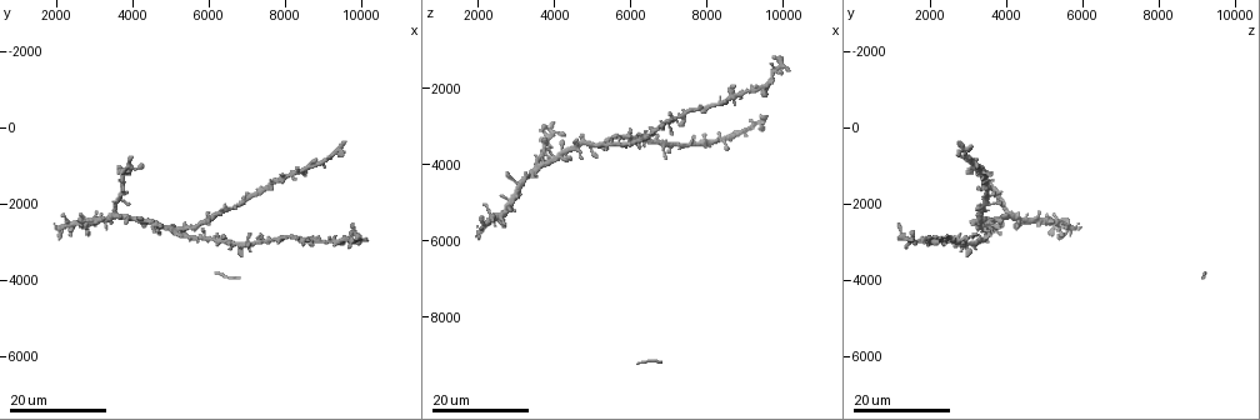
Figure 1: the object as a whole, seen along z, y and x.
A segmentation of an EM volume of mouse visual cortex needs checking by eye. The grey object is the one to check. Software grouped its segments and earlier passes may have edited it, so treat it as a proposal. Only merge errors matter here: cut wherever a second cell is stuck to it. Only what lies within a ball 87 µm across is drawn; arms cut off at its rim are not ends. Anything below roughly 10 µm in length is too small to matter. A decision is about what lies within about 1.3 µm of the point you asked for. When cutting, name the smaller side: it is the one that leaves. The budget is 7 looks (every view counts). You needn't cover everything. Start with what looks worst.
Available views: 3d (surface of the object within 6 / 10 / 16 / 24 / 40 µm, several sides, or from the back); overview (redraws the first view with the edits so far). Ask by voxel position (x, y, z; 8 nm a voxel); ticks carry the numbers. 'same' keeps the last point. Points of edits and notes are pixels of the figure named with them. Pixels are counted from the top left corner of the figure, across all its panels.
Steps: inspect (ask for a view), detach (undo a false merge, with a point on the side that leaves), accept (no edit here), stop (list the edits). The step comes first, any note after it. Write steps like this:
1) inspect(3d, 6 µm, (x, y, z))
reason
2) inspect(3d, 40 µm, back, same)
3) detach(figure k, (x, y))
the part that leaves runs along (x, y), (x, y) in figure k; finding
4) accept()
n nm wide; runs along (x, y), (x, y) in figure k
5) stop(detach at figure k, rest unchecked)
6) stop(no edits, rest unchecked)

inspect(3d, 24 µm, (2500, 2550, 5400))
four arms meet

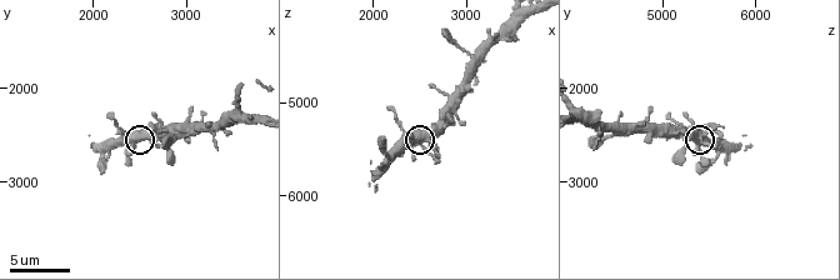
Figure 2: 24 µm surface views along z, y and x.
inspect(3d, 10 µm, same)

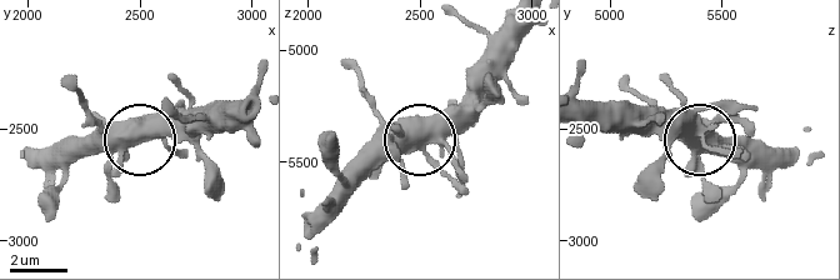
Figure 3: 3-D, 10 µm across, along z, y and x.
accept()
4 arms; one cell here

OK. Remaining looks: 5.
inspect(3d, 16 µm, (3500, 2200, 4100))

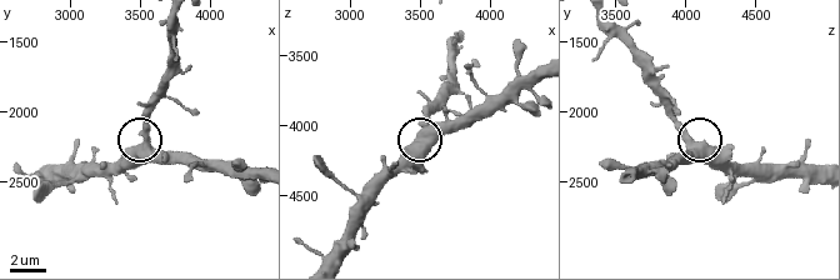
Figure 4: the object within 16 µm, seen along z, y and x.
inspect(3d, 10 µm, (3560, 2220, 4020))

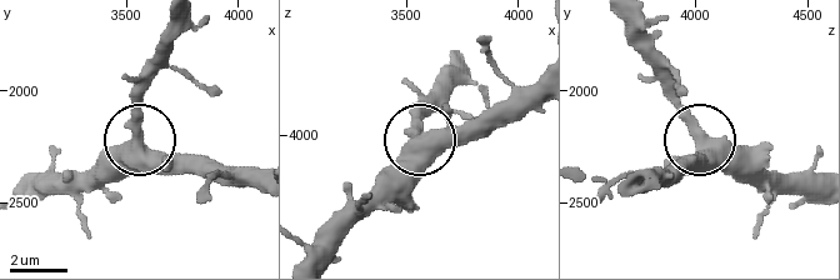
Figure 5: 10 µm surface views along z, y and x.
accept()
550 nm wide; runs along (698, 169), (696, 125), (650, 78) in figure 5; all the same cell

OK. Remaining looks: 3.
inspect(3d, 24 µm, (5200, 2800, 3500))
four or more arms meet

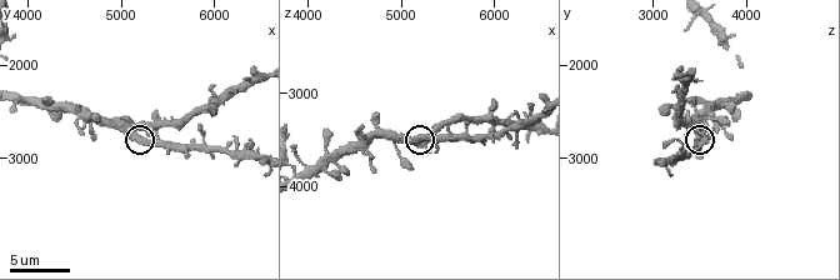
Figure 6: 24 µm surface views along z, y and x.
inspect(3d, 10 µm, (5150, 2750, 3500))

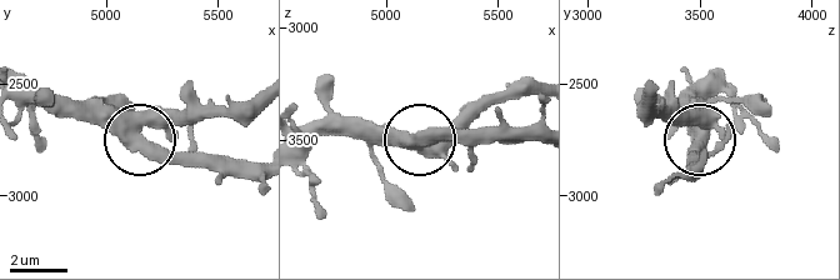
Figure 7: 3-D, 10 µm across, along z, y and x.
accept()
all the same cell

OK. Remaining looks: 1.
inspect(3d, 6 µm, (2850, 2400, 5050))

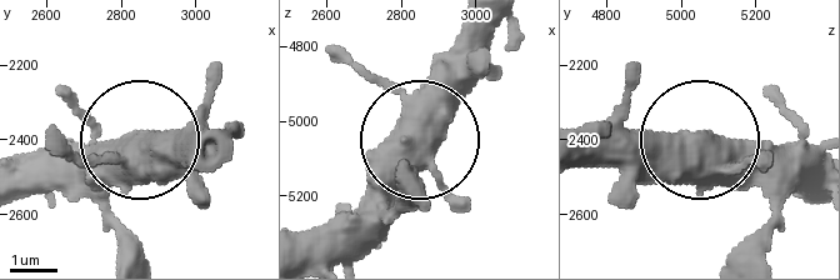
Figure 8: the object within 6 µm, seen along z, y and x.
accept()
continuous, no second cell

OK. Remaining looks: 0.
stop(no edits, rest unchecked)

